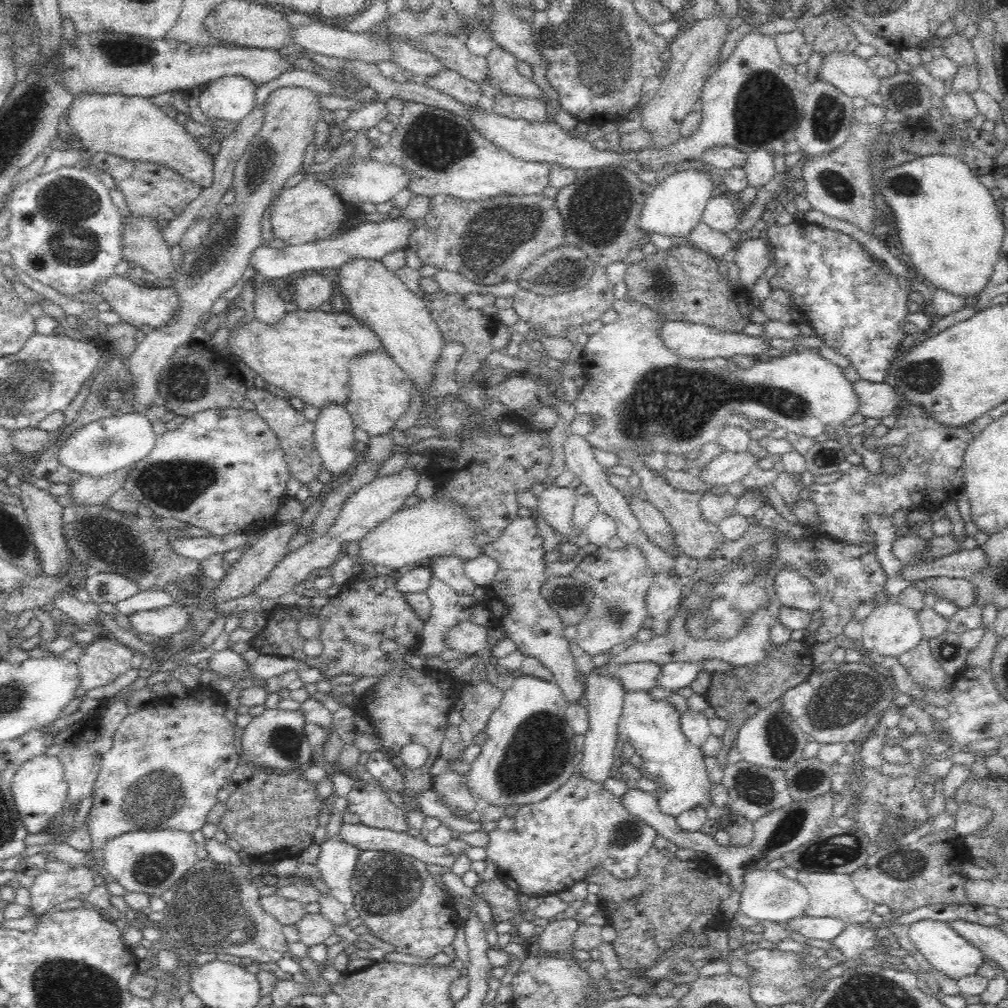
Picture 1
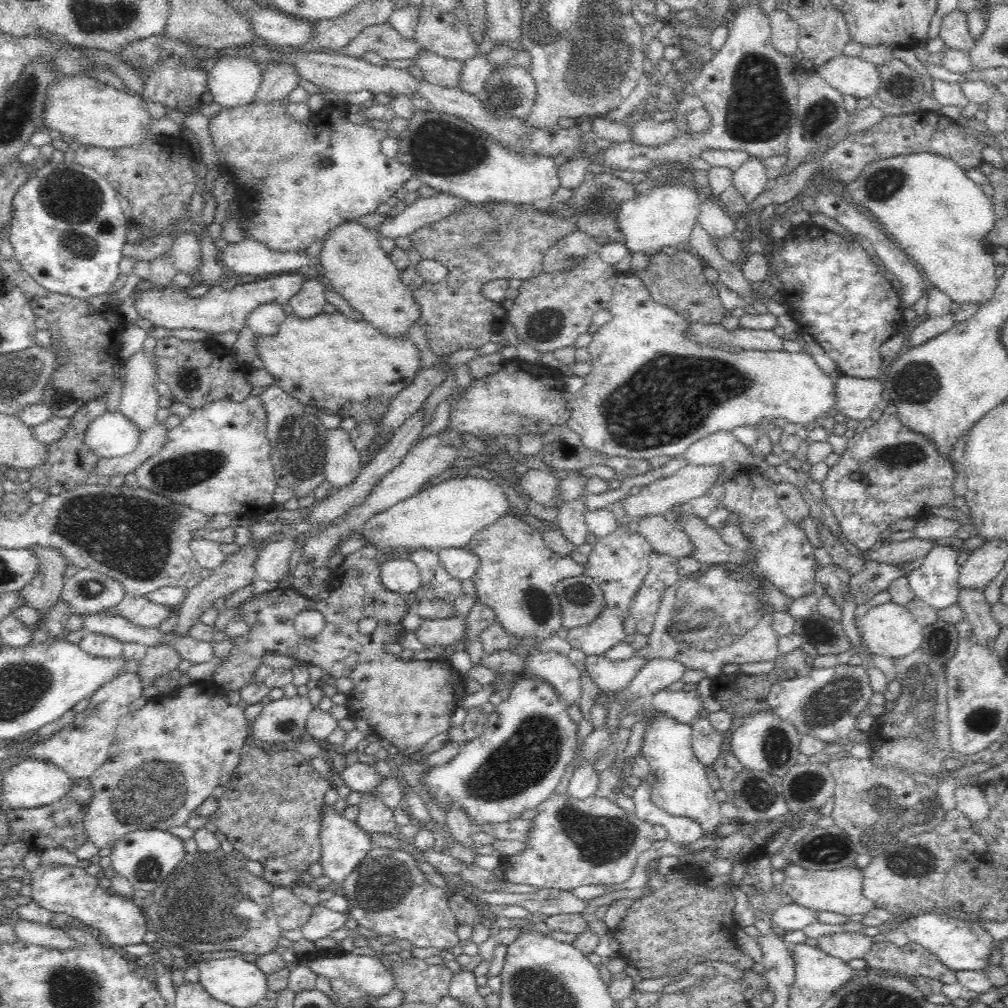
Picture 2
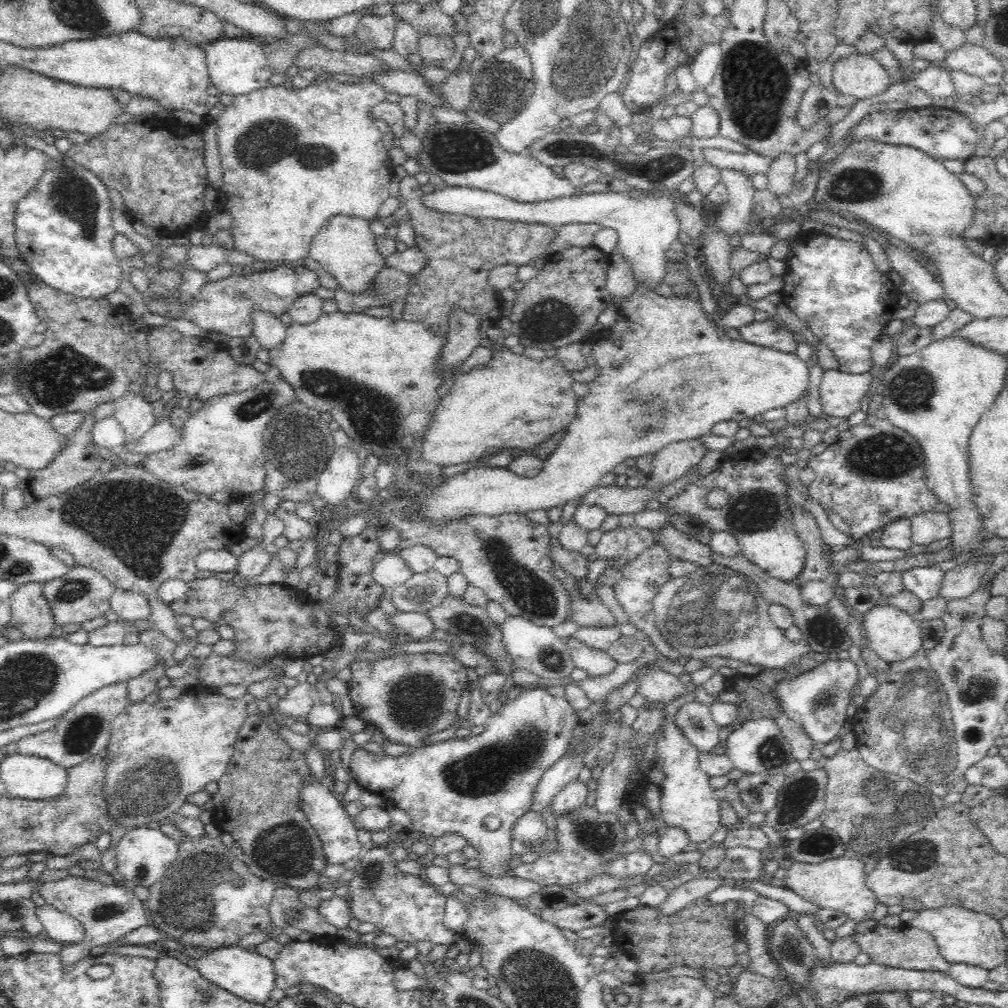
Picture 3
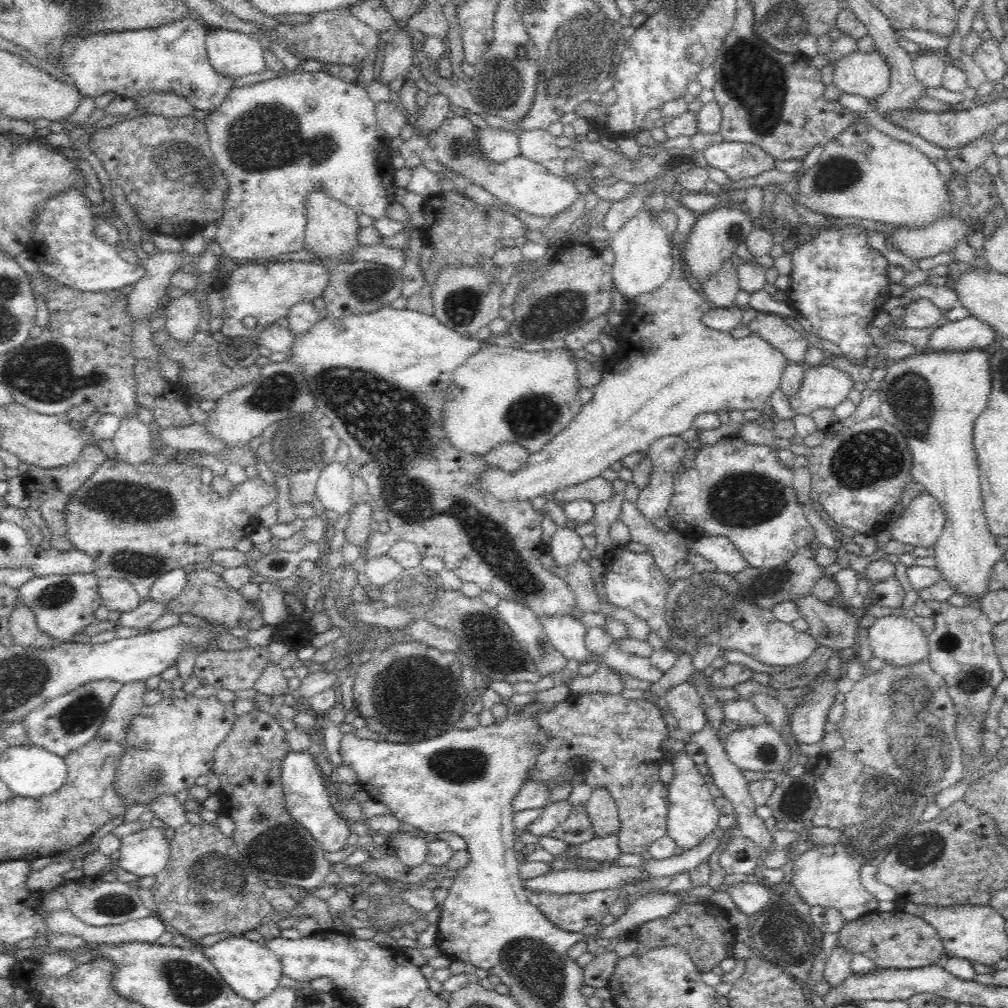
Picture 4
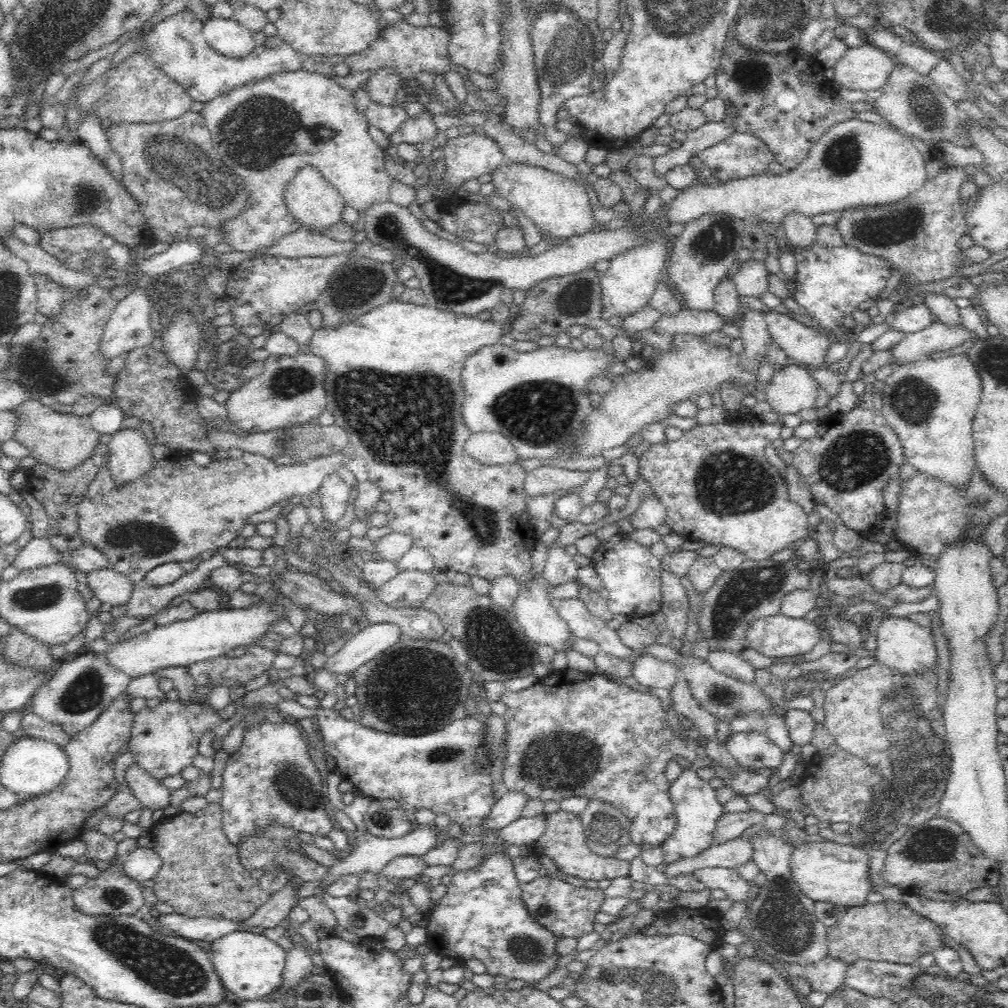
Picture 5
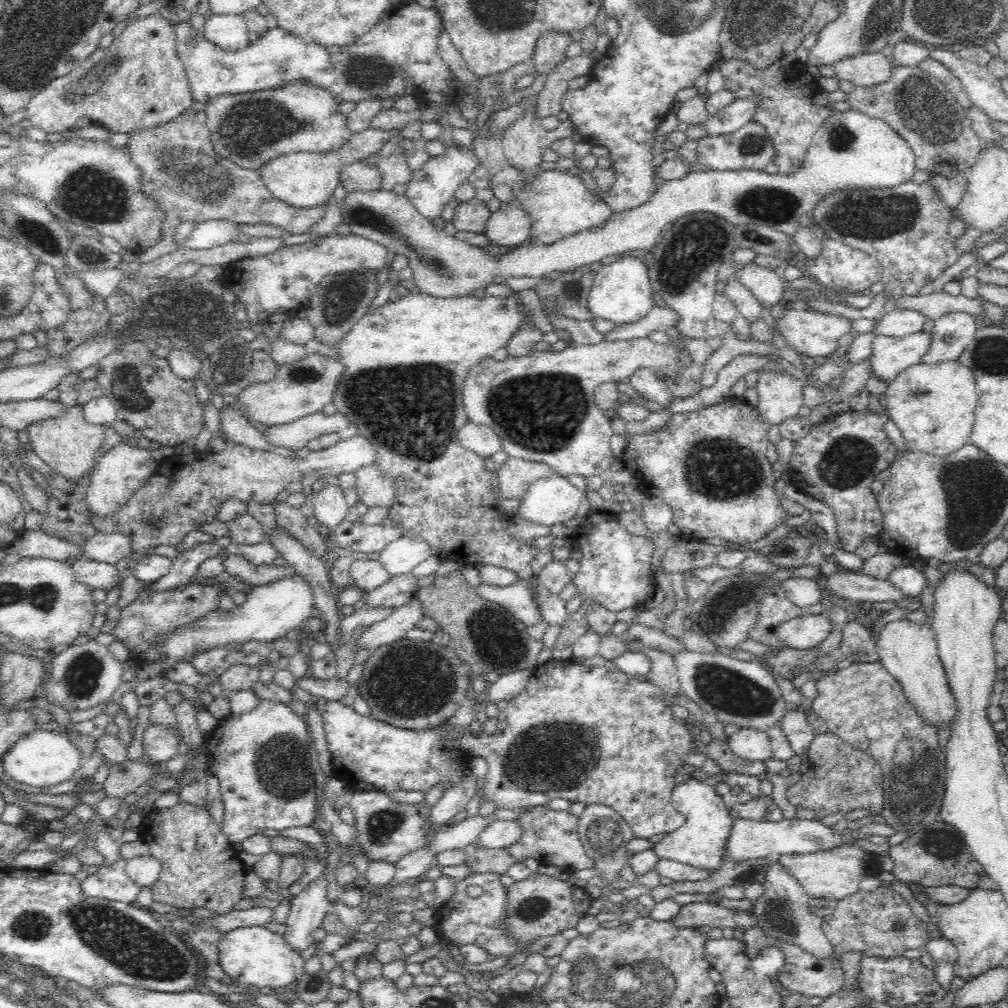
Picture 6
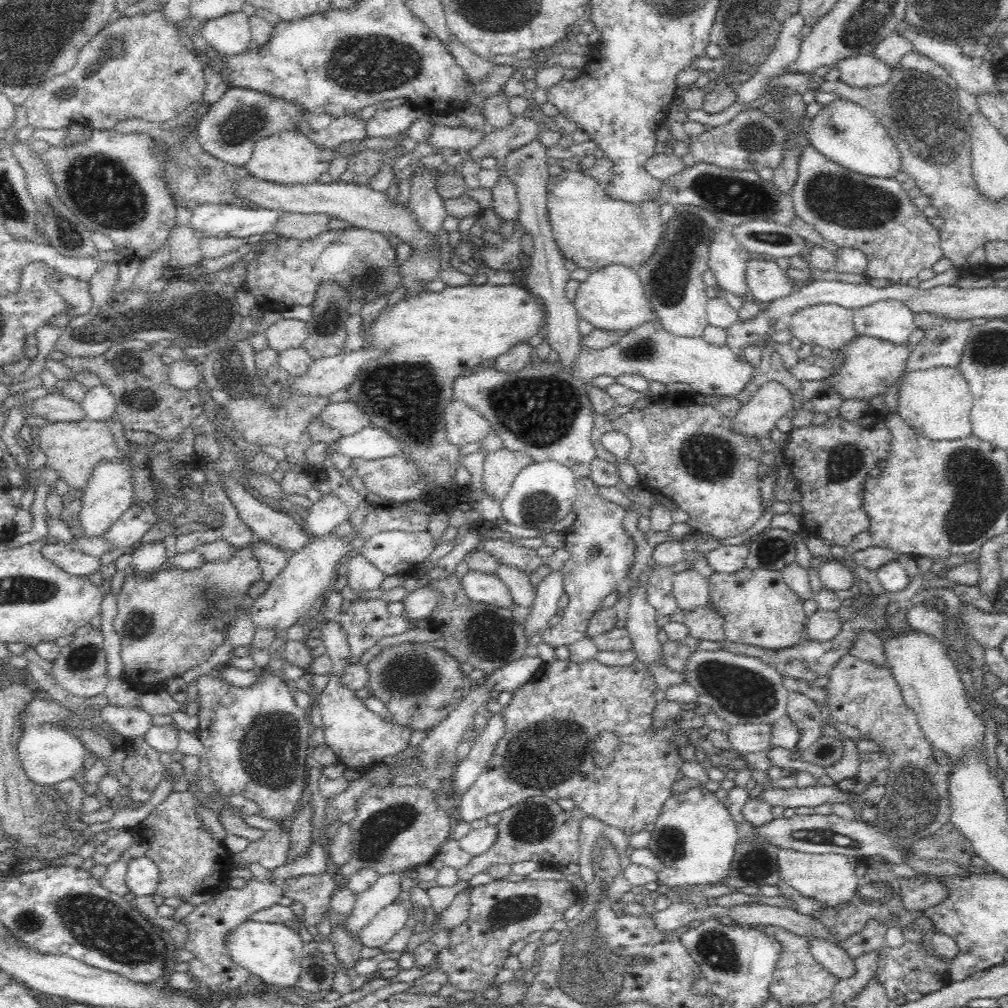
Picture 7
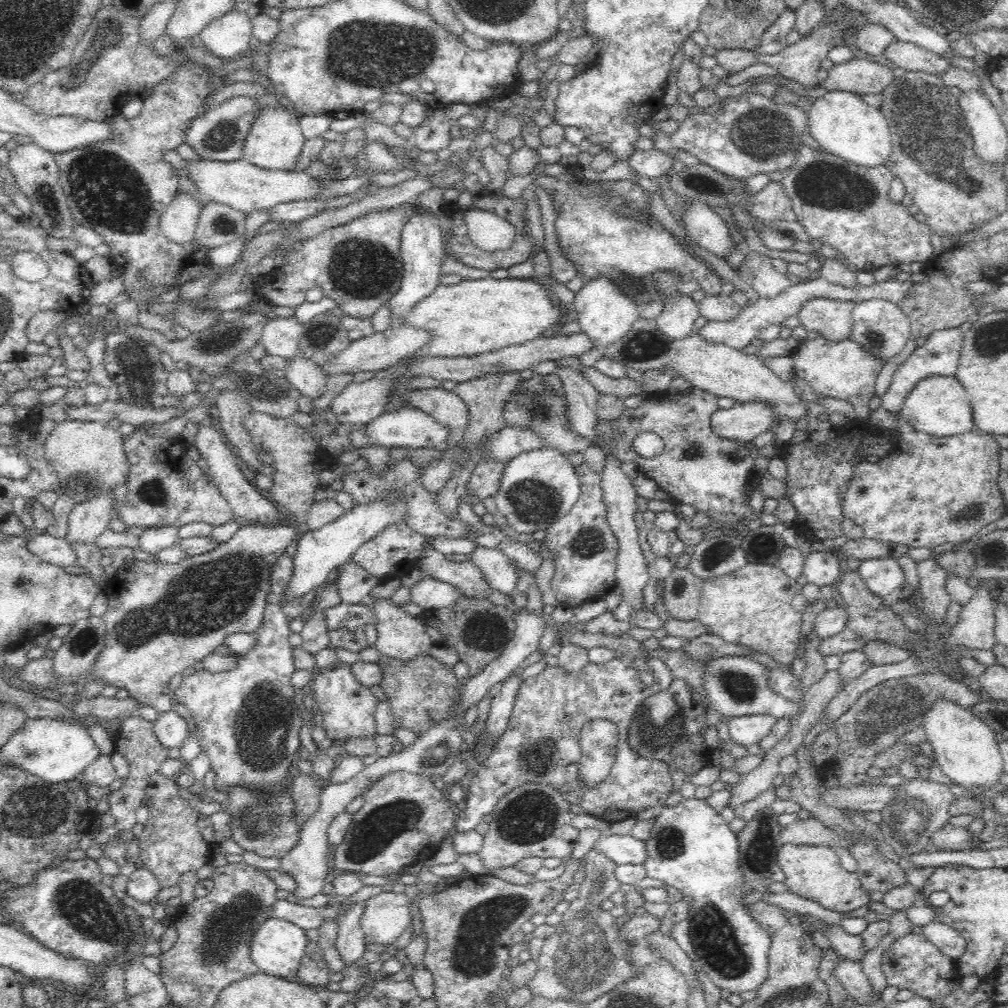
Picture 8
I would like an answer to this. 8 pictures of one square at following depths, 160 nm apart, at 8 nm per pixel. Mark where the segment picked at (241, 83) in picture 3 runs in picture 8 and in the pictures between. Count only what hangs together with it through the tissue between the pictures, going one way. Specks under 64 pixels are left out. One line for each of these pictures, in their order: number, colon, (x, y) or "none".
4: (232, 54)
5: (227, 37)
6: (228, 31)
7: (230, 34)
8: (228, 36)

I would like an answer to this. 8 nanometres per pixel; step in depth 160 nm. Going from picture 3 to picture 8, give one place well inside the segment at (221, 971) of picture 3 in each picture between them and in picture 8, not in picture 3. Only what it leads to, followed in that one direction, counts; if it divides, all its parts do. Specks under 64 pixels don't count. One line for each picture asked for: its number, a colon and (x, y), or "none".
4: (252, 970)
5: (250, 966)
6: (254, 956)
7: (273, 952)
8: (277, 947)

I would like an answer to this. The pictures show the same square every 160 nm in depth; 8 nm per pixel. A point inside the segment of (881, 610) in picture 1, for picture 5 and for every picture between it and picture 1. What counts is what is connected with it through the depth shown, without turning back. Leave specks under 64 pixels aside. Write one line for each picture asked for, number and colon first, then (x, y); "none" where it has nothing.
2: (889, 630)
3: (894, 635)
4: (898, 641)
5: (902, 645)

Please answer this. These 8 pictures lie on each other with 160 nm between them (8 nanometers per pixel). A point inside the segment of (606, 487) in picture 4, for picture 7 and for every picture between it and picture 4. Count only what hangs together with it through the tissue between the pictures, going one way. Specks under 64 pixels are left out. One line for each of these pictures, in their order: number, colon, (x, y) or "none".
5: (544, 480)
6: (516, 476)
7: (501, 468)

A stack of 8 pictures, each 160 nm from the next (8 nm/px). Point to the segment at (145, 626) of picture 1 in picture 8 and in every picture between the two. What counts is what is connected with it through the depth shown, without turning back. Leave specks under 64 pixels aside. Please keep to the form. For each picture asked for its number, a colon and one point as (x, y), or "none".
2: (145, 614)
3: (125, 605)
4: (117, 595)
5: (110, 587)
6: (95, 575)
7: (77, 563)
8: (58, 551)

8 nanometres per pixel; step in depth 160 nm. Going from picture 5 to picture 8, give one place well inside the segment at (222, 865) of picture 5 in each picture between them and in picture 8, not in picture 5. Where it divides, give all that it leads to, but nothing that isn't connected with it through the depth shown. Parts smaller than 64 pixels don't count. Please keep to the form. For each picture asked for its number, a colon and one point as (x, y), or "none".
6: (199, 868)
7: (191, 861)
8: (170, 845)

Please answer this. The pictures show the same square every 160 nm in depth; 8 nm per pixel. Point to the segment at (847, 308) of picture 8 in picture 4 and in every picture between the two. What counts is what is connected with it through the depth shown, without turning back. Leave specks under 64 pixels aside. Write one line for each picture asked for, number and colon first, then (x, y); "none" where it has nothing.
4: (772, 328)
5: (805, 346)
6: (814, 335)
7: (830, 326)

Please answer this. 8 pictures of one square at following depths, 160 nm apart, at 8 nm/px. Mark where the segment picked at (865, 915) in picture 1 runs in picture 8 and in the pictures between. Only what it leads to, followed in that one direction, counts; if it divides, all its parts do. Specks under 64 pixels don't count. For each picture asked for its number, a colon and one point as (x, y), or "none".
2: (839, 891)
3: (839, 884)
4: (828, 876)
5: (836, 873)
6: (835, 873)
7: (830, 878)
8: (814, 872)

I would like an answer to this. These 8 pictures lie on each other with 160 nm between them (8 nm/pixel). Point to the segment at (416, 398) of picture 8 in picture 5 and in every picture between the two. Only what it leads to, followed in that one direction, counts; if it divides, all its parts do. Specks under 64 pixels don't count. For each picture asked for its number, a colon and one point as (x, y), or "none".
5: (489, 449)
6: (481, 440)
7: (464, 425)

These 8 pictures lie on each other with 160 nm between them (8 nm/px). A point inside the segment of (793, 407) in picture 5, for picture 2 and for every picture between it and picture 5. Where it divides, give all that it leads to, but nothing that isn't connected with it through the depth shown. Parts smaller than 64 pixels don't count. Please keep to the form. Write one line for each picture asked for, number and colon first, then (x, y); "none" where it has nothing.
2: (857, 398)
3: (841, 393)
4: (824, 386)

